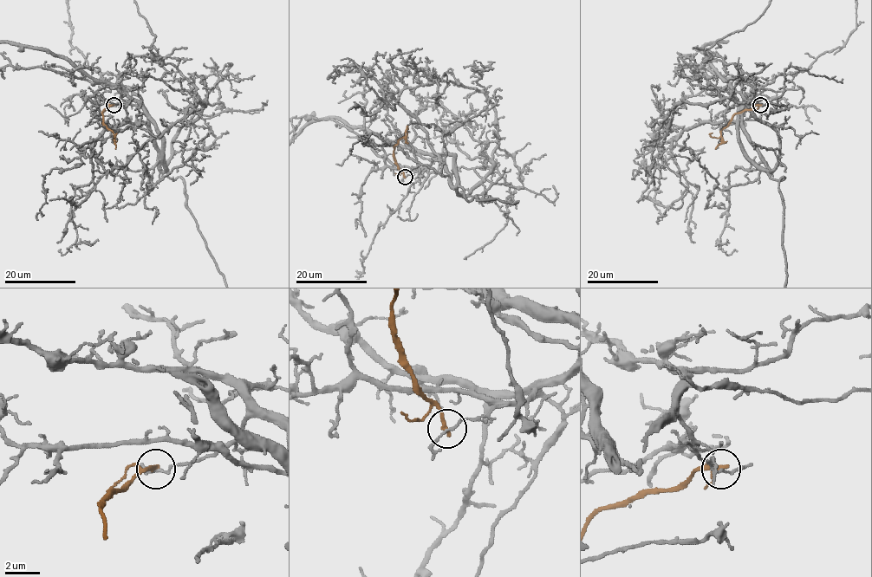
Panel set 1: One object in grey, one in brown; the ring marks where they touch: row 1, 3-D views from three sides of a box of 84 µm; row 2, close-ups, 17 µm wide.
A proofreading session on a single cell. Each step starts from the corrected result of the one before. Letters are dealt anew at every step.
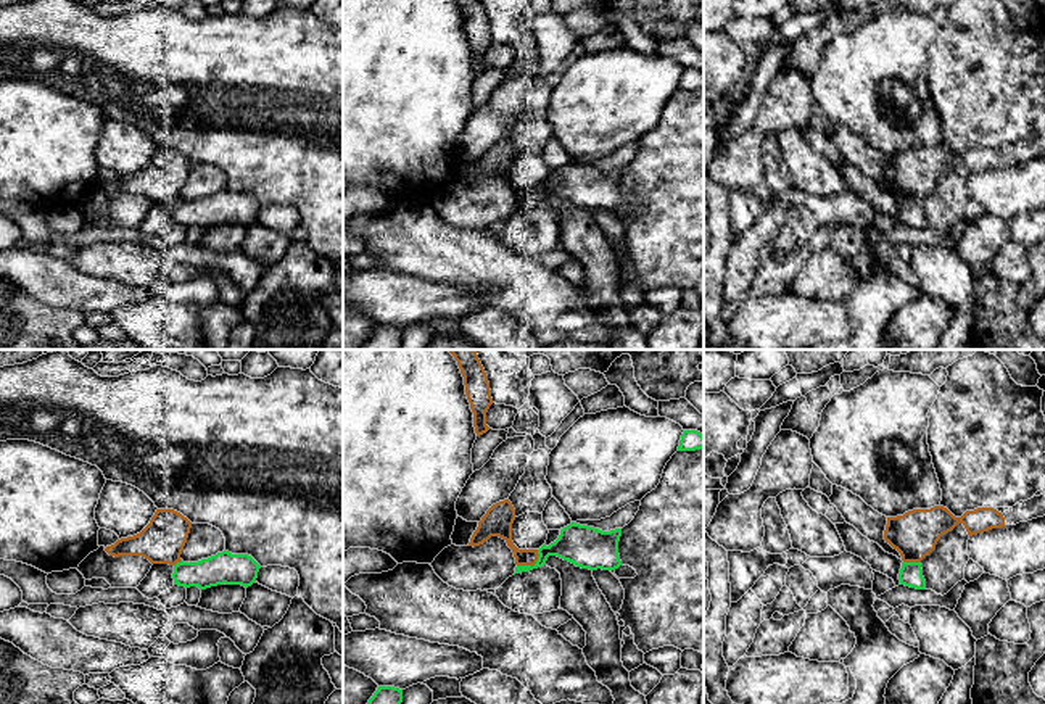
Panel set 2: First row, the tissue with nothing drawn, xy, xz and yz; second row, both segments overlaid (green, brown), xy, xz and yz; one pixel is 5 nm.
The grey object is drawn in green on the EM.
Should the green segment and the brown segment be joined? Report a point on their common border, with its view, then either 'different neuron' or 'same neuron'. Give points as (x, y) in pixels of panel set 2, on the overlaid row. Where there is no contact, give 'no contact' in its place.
meets green in xz at (530, 566); different neuron

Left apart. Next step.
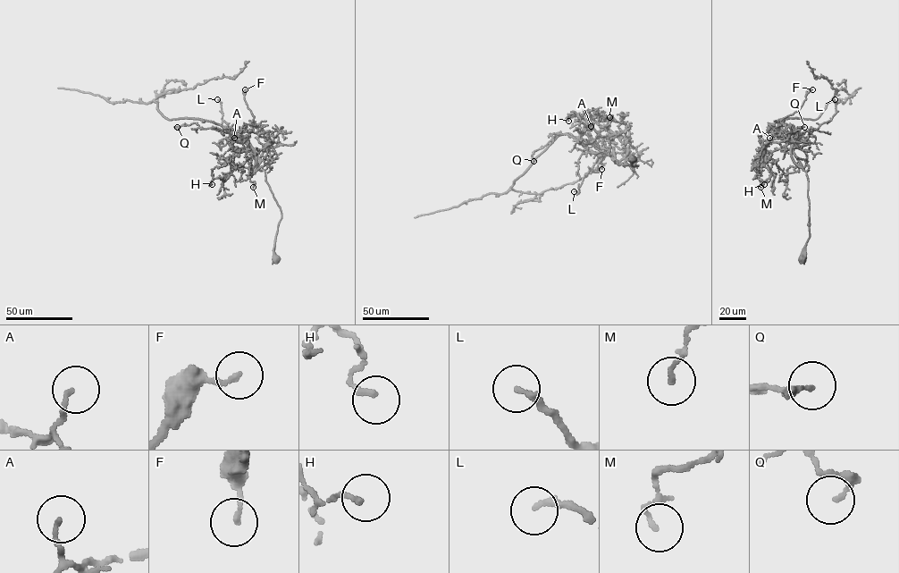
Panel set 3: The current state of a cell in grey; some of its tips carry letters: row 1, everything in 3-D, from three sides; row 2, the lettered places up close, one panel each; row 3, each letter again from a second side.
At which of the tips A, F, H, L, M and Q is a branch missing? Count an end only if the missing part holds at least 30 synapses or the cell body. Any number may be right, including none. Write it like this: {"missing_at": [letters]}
{"missing_at": []}

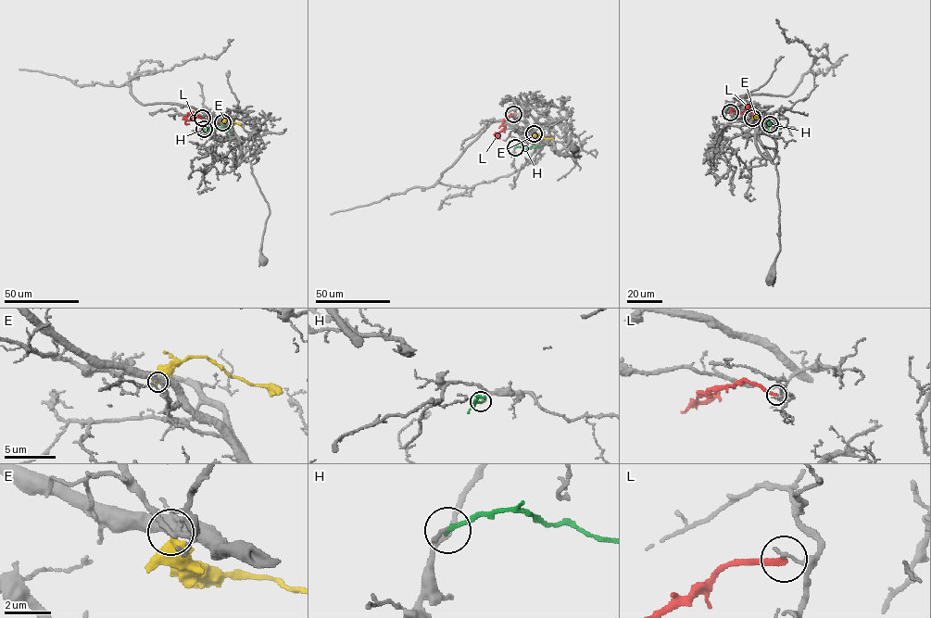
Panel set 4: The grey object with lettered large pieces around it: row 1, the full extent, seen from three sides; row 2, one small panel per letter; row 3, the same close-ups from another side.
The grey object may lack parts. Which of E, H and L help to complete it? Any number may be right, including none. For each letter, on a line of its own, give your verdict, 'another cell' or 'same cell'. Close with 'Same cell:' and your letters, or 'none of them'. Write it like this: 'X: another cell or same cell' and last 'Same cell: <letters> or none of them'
E: another cell
H: another cell
L: another cell
Same cell: none of them

